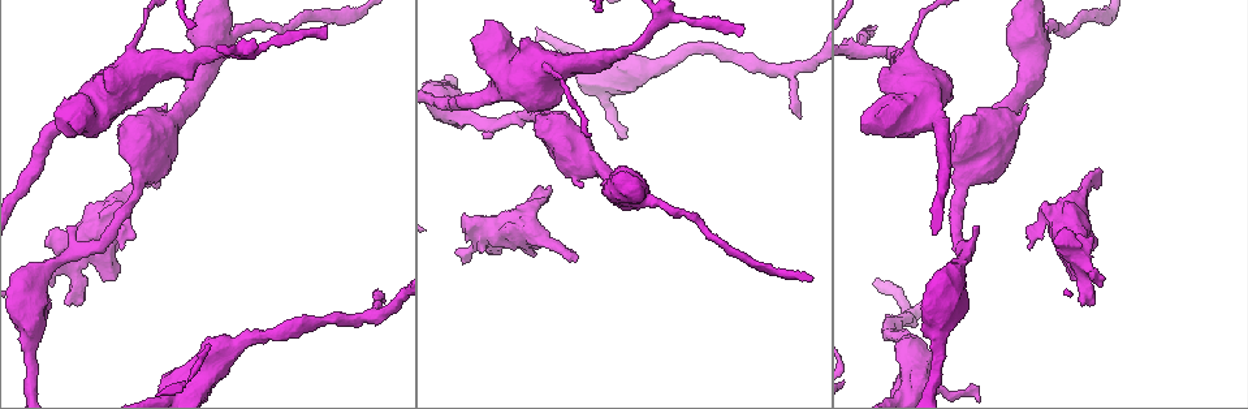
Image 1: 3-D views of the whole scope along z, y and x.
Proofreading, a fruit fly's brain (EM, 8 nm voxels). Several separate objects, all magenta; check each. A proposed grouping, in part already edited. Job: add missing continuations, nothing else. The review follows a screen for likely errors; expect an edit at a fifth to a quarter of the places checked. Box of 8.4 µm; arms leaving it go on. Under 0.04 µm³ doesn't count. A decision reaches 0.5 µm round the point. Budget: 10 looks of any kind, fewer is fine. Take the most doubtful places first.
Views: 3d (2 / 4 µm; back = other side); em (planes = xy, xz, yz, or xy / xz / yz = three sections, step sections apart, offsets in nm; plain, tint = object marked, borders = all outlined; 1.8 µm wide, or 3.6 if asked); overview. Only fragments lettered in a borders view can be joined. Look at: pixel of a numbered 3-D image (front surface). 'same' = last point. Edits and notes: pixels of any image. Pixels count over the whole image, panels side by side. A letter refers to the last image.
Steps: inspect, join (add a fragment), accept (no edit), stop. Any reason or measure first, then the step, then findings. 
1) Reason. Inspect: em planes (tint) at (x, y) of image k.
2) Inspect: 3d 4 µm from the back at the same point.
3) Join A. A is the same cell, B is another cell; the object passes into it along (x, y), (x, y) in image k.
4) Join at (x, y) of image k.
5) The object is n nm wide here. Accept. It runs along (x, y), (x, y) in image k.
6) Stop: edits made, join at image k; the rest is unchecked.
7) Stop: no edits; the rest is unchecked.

Branch stops here. Inspect: 3d 4 µm at (119, 246) of image 1.

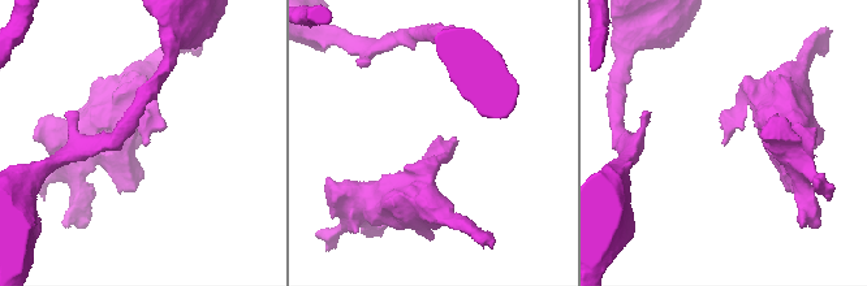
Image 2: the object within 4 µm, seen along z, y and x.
Need the tissue. Inspect: em planes (tint) at (143, 141) of image 2.

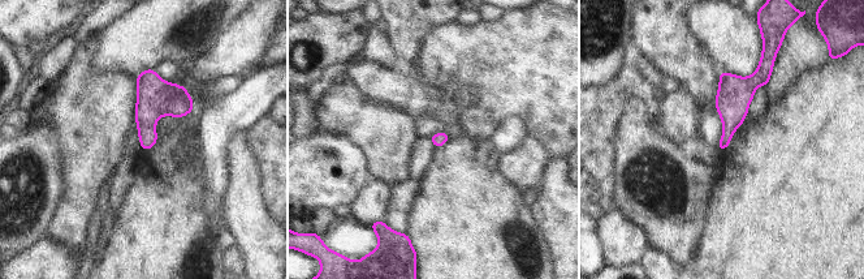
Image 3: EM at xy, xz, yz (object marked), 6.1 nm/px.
See the neighbours. Inspect: em planes (borders) at the same point.

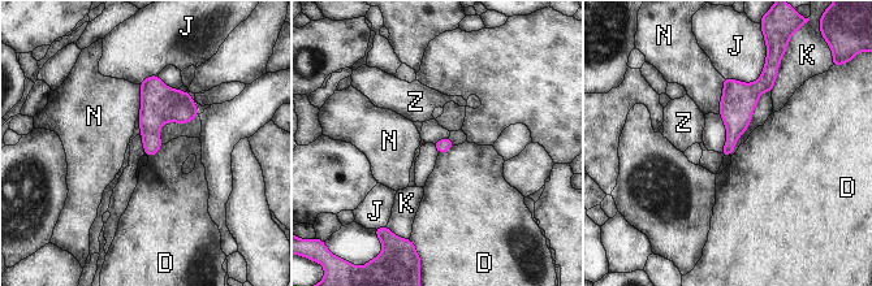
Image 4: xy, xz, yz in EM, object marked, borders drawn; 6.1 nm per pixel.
Accept. D, J, K, N and Z are other cells; a border runs along (162, 144), (149, 157) in image 4; none of them fits.

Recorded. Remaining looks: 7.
Branch stops here. Inspect: em 3.6 µm planes (tint) at (572, 260) of image 1.

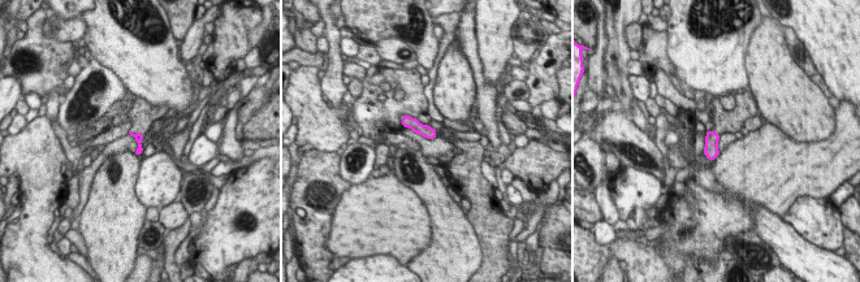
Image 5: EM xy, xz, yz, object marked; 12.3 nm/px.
See the neighbours. Inspect: em 3.6 µm planes (borders) at the same point.

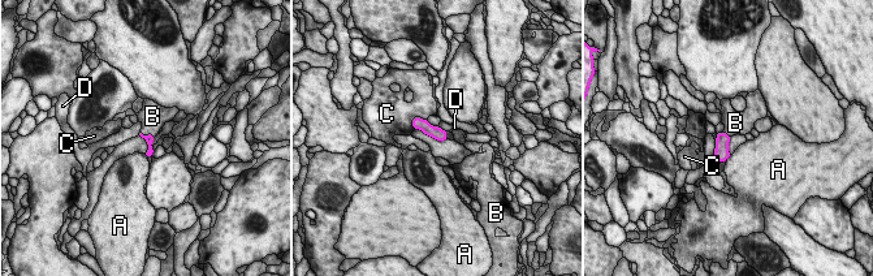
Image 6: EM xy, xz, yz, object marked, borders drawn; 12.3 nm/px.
Join B. B is the same cell, A, C and D are other cells; the object passes into it along (148, 138), (147, 136), (152, 116) in image 6; it goes on there.

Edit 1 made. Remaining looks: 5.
An open end. Inspect: 3d 4 µm from the back at (740, 34) of image 1.

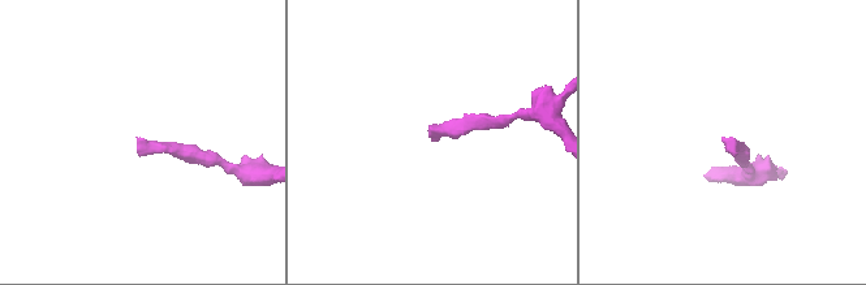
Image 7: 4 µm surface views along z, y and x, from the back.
Shape alone is not enough. Inspect: em 3.6 µm planes (tint) at (433, 139) of image 7.

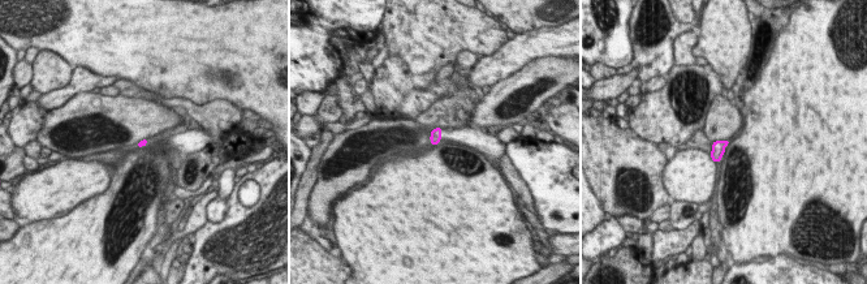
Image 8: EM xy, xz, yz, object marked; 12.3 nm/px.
Inspect: em 3.6 µm planes (borders) at the same point.

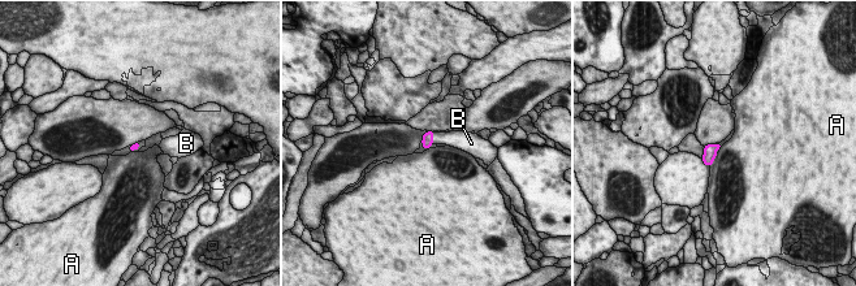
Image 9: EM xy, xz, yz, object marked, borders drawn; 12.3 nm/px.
Join B. B is the same cell, A is another cell; it goes on there.

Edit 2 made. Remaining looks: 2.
Inspect: em planes (borders) at (1098, 284) of image 1.

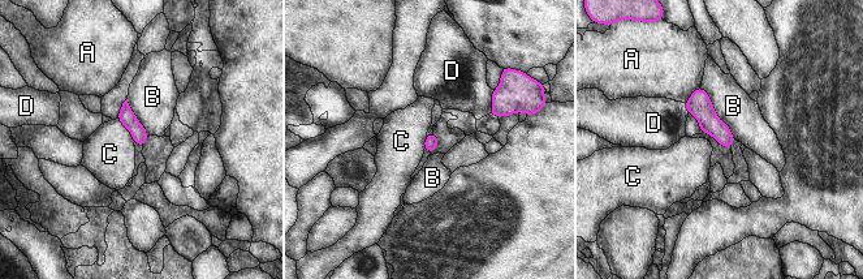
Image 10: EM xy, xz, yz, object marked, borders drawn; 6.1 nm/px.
Accept. A, B, C and D are other cells; no lettered fragment goes on from it.

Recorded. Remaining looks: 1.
Stop: edits made, join at image 6, join at image 9; the rest is unchecked.

